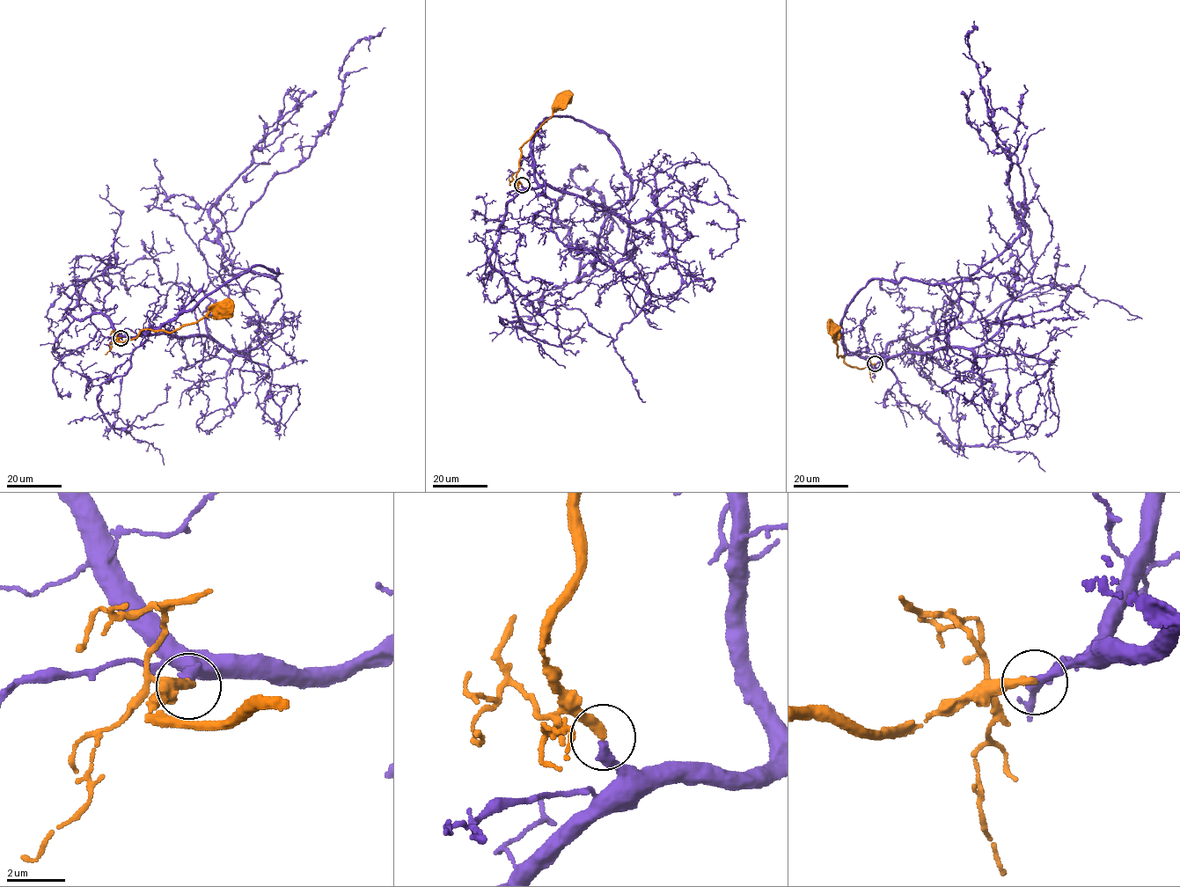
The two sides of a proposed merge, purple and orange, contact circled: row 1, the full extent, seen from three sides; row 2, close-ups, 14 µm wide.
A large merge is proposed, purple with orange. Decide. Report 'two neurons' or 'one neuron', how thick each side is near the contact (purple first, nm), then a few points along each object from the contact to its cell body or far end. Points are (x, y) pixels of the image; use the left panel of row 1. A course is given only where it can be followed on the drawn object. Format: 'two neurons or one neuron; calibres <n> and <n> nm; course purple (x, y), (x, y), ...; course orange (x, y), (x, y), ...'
one neuron; calibres 340 and 320 nm; course purple (120, 338), (252, 267), (277, 274), (235, 267), (218, 240), (308, 157), (338, 110), (350, 48), (385, 27); course orange (120, 338), (117, 340), (131, 340), (144, 329), (172, 332), (194, 324), (211, 311), (225, 307)

